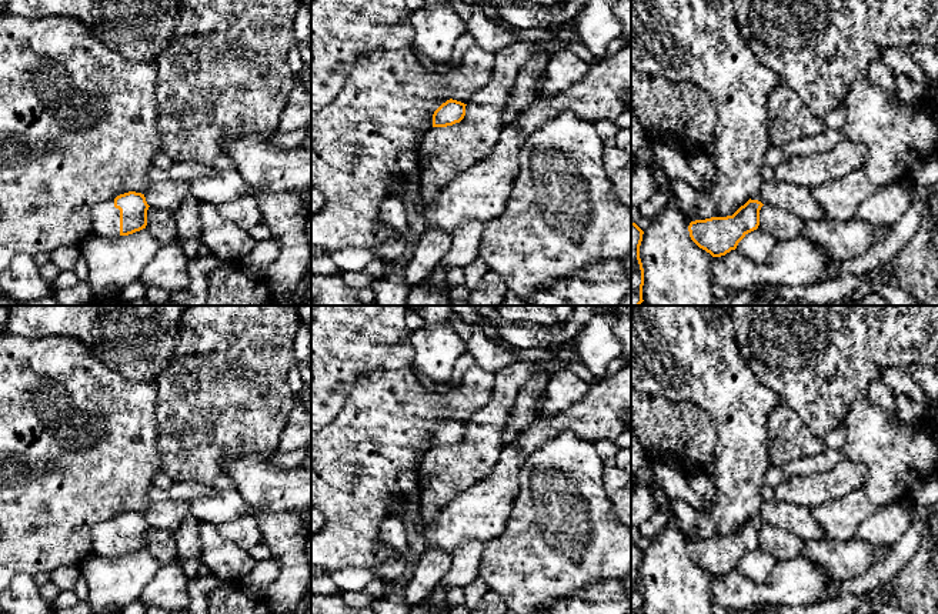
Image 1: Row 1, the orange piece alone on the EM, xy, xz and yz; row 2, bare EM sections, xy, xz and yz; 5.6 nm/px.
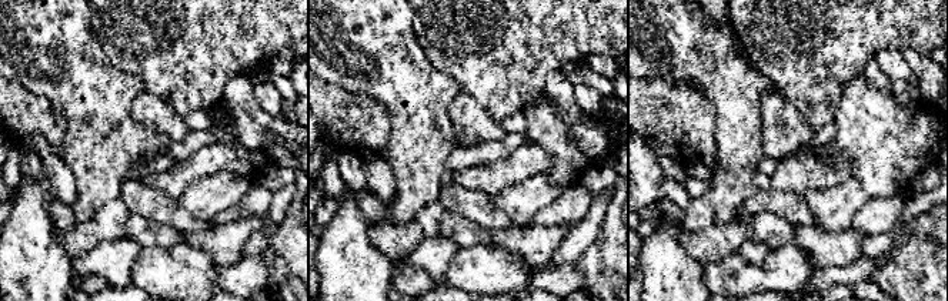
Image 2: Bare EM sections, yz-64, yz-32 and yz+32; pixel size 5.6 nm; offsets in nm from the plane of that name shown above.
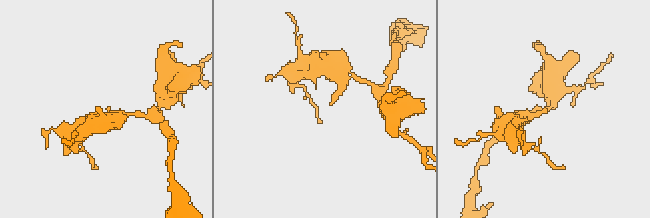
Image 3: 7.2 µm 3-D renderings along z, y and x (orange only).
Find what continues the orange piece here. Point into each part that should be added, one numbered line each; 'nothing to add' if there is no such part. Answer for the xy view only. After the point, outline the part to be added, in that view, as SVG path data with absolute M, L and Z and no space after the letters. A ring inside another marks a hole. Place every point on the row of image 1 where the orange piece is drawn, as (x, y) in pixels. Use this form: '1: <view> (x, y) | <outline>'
1: xy (106, 219) | M114 200L103 201L91 208L93 234L117 238L120 237L120 210L114 207Z

